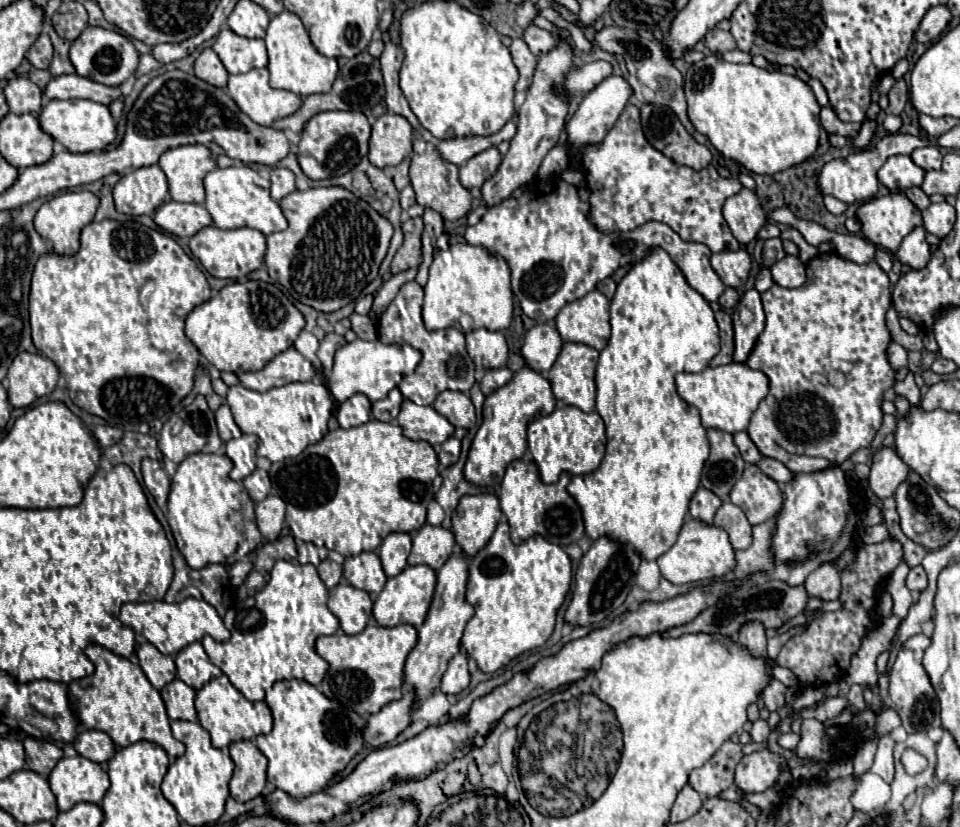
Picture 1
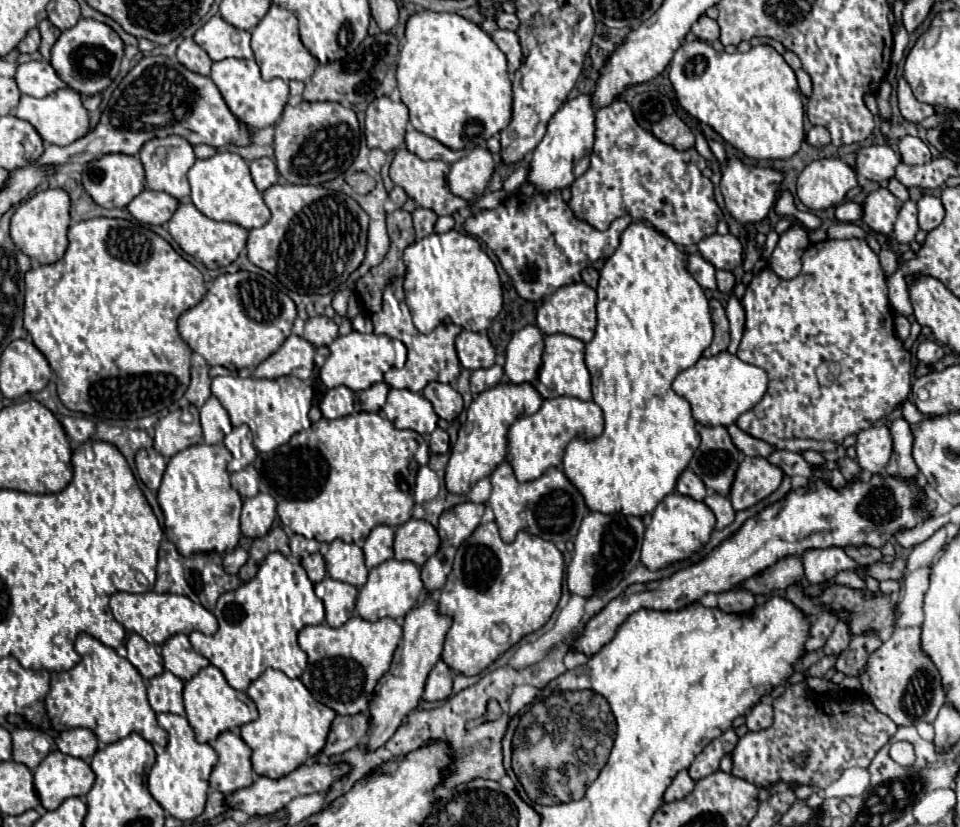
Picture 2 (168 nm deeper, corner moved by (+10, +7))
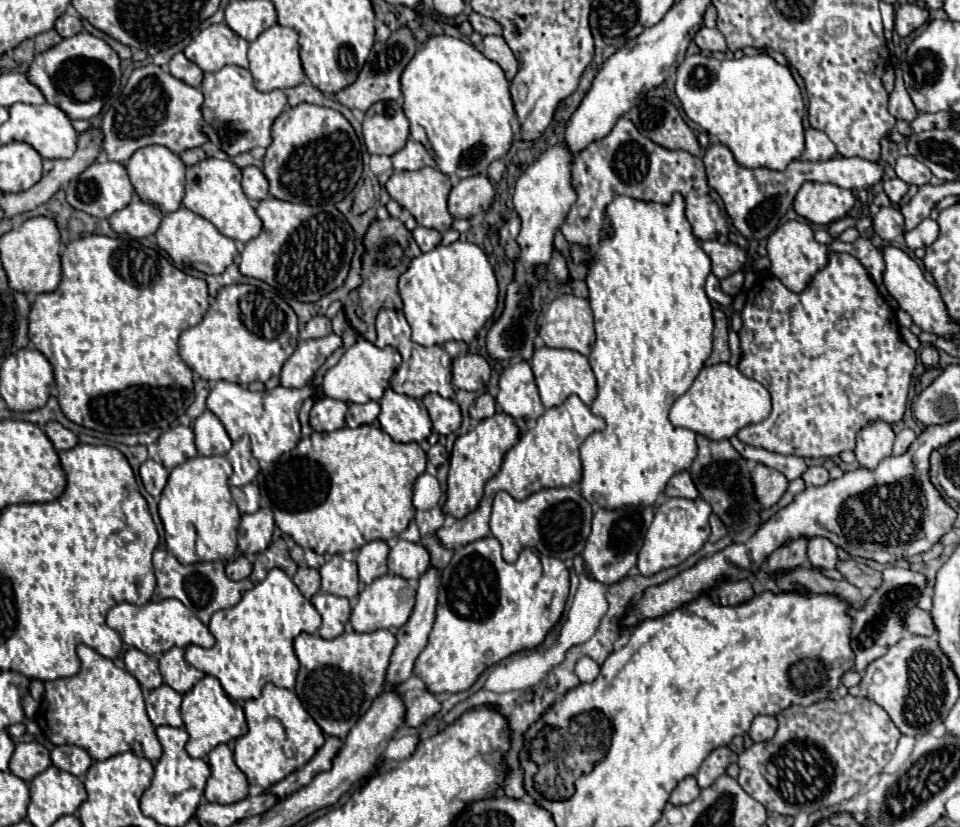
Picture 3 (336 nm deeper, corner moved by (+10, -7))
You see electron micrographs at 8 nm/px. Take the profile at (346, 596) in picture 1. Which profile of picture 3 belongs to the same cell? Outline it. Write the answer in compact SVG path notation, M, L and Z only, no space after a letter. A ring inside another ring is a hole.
M326 592L314 594L310 602L322 616L322 626L320 626L318 634L326 640L340 636L344 632L348 618L350 618L350 602L346 598L332 596Z

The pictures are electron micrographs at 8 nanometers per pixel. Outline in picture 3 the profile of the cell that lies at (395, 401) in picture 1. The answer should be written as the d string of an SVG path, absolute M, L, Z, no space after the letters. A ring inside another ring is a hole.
M366 402L366 404L348 404L346 412L346 426L358 428L362 424L372 424L378 418L380 404L378 402Z

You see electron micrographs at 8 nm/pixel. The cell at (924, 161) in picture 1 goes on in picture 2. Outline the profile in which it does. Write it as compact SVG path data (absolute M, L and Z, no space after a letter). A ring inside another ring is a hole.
M904 136L898 140L898 150L904 164L926 164L930 162L932 154L926 142L916 136Z

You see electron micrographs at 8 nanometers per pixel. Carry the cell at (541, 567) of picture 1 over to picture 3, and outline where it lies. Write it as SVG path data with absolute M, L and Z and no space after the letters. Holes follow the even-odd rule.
M494 536L462 546L440 574L436 620L426 648L416 658L414 674L426 684L430 694L468 690L486 668L520 650L532 650L544 642L548 630L562 618L568 586L568 568L564 562L552 556L542 556L532 548L524 548L518 560L508 564L500 554L500 544Z

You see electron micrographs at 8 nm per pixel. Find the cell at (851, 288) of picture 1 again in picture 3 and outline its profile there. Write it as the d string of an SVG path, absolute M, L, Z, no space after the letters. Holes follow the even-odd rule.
M832 254L830 262L826 268L822 268L816 278L812 280L810 288L802 294L794 294L790 292L778 278L774 276L762 276L754 288L762 288L762 296L760 294L760 302L756 302L756 294L748 300L746 298L746 306L742 310L742 322L744 328L740 332L740 350L742 350L742 358L738 362L738 370L744 376L750 376L752 380L758 380L772 396L772 412L768 418L764 418L762 422L756 424L748 424L738 432L738 438L754 448L764 448L768 452L776 452L776 454L794 454L794 456L802 456L802 458L832 458L838 456L842 450L854 450L854 440L856 440L856 432L858 428L862 428L866 422L870 420L886 420L888 424L900 422L906 410L906 398L908 398L908 390L910 390L910 382L912 382L912 370L916 366L916 354L914 350L902 340L900 330L898 330L898 320L894 310L884 302L884 298L878 294L876 284L870 280L866 268L862 268L862 264L858 264L858 260L854 260L854 256L846 256L846 254Z

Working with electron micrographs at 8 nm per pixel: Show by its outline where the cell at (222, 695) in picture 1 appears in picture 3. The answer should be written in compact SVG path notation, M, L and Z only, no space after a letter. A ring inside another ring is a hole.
M204 676L190 692L182 696L182 720L190 734L186 742L186 752L192 758L206 758L212 748L218 744L228 744L238 736L246 734L246 718L242 704L232 700L220 686L220 680L214 676Z

